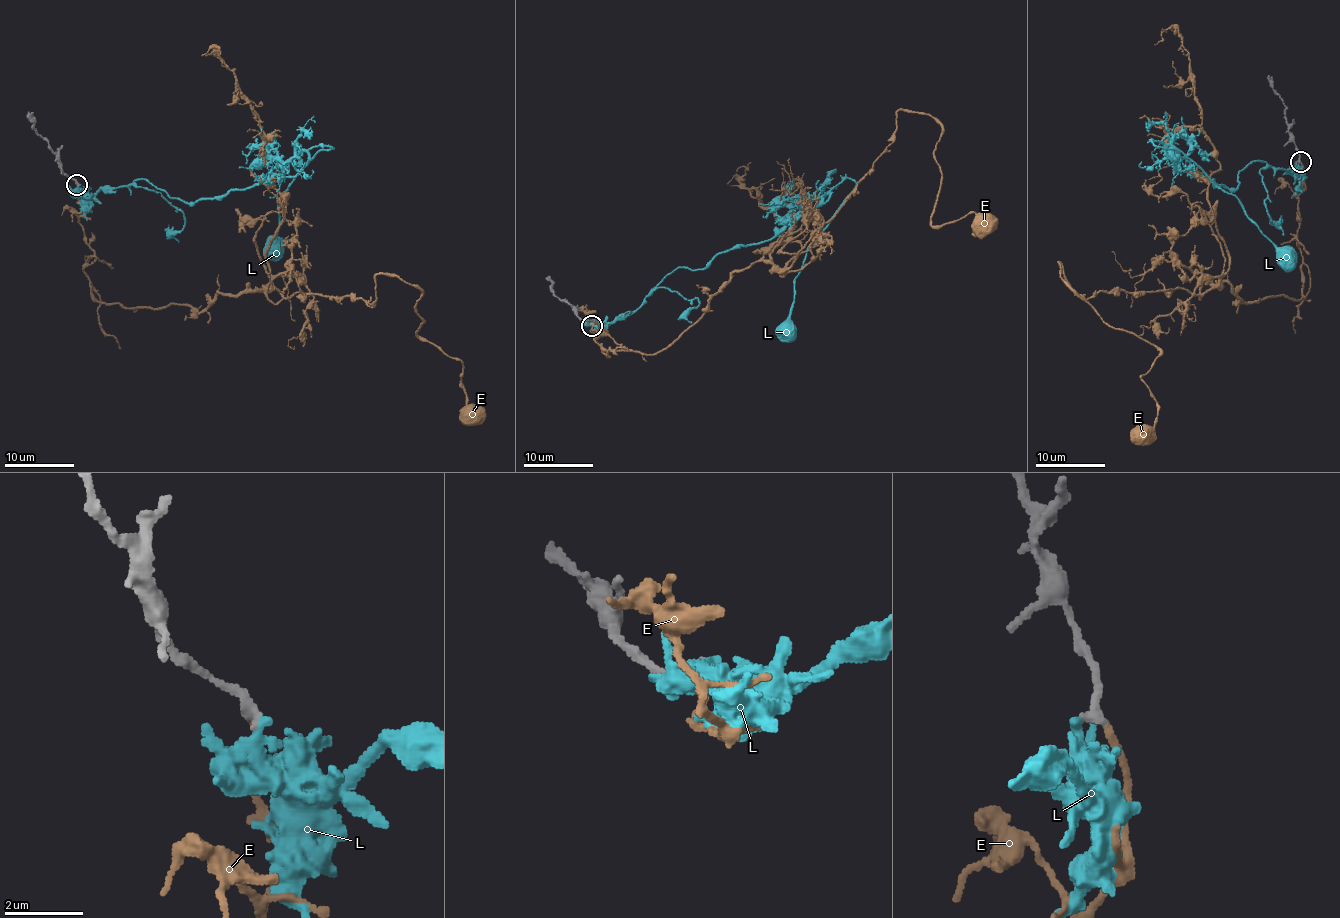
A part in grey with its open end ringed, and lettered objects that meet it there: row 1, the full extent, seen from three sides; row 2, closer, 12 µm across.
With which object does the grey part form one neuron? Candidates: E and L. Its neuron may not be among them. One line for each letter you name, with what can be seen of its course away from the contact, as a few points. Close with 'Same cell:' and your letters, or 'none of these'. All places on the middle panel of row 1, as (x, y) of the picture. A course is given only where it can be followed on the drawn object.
E: it runs (591, 324), (612, 351), (657, 354), (734, 272), (788, 268), (899, 110), (942, 129), (933, 226), (982, 226)
Same cell: E

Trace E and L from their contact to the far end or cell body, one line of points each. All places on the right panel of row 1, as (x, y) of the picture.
E: (1300, 162), (1304, 299), (1222, 282), (1087, 297), (1059, 263), (1160, 349), (1144, 434)
L: (1296, 161), (1296, 173), (1251, 161), (1228, 189), (1151, 142), (1174, 148), (1239, 200), (1287, 256)

